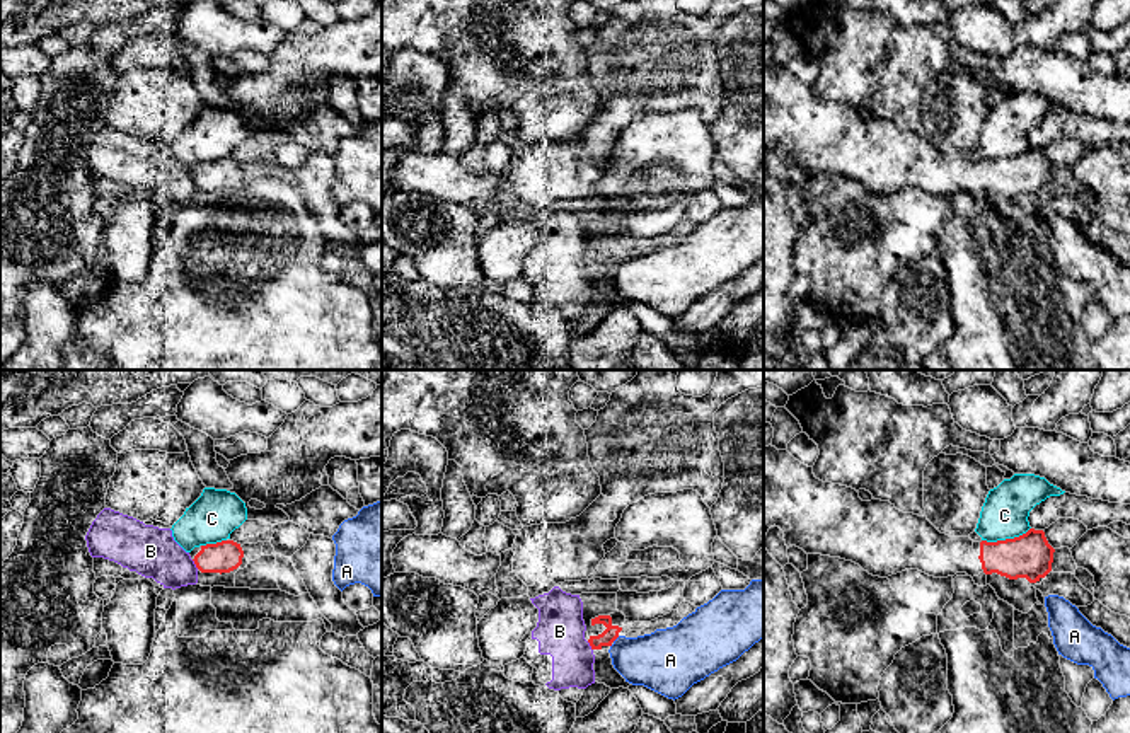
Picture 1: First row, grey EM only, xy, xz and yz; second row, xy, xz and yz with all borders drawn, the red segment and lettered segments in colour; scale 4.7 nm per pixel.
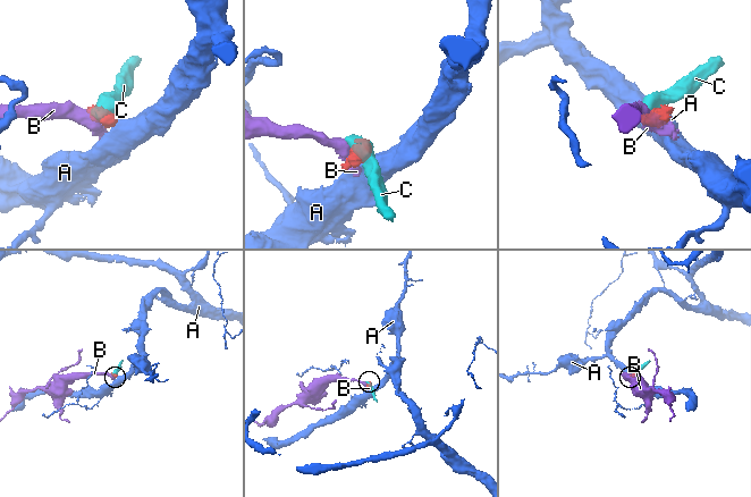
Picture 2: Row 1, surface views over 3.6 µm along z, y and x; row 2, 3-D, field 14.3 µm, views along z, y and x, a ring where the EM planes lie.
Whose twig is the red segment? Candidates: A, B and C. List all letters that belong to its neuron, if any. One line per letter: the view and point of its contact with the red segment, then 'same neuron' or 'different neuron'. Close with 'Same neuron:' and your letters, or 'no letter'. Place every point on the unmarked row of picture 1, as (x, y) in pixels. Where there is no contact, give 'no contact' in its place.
A: contact xz (616, 256); different neuron
B: contact xy (195, 181); different neuron
C: contact yz (1006, 157); different neuron
Same neuron: no letter

